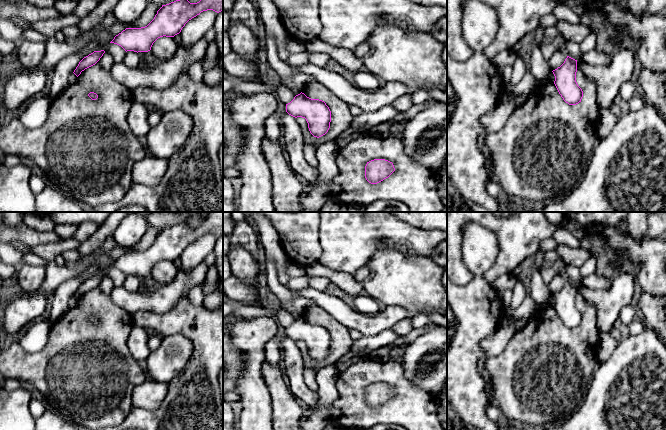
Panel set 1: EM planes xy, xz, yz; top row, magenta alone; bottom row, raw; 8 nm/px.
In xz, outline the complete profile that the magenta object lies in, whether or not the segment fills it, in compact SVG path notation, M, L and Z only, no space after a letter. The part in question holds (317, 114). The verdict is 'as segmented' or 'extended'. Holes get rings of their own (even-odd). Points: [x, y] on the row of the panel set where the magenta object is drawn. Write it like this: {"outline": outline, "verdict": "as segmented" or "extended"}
{"outline": "M302 92L286 104L286 112L295 118L305 118L314 137L325 135L330 128L331 111L326 103L319 99L311 99Z", "verdict": "as segmented"}

